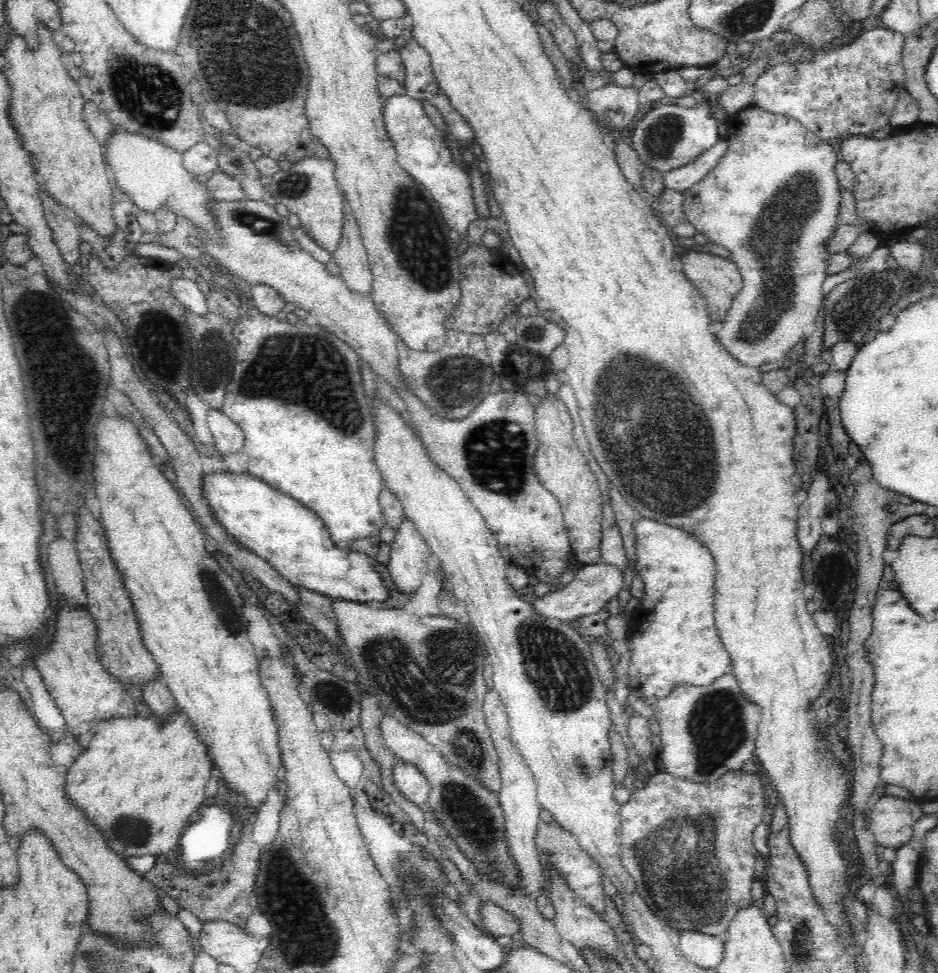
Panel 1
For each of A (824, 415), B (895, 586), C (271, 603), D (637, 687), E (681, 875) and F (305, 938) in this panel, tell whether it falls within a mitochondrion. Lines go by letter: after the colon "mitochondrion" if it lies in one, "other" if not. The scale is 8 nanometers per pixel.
A: other
B: other
C: other
D: other
E: mitochondrion
F: mitochondrion

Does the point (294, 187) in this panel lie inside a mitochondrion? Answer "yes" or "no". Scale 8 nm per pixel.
yes

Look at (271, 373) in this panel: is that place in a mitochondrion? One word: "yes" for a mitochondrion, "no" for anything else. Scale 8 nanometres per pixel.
yes

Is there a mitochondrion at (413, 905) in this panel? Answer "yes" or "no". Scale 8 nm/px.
yes

